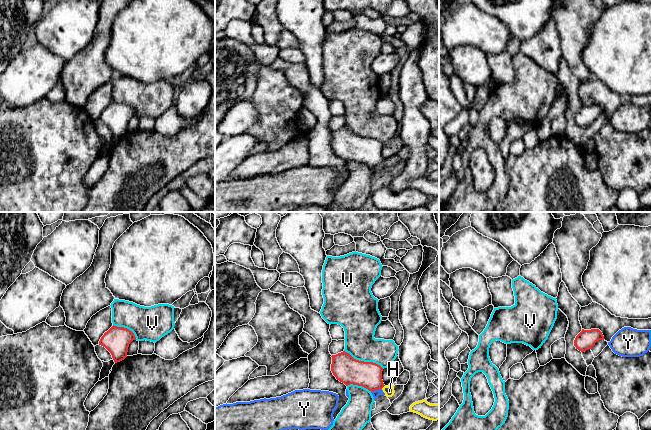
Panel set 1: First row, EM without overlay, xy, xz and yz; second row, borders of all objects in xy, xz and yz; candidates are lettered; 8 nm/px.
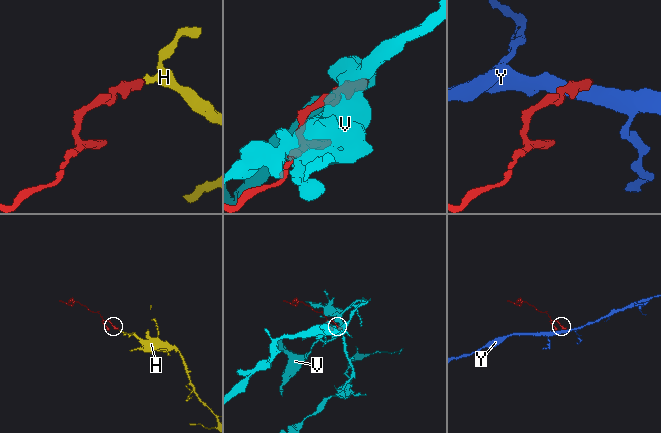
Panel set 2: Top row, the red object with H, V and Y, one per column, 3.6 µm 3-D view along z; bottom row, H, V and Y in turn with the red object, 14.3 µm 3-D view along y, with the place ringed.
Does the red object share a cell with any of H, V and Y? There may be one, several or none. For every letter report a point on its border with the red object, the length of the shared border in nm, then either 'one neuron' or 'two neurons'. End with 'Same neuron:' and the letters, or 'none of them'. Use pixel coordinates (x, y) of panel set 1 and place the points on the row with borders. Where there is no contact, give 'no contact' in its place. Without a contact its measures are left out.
H: meets red in xz at (382, 387); contact 40 nm long; one neuron
V: meets red in xz at (363, 361); contact 360 nm long; two neurons
Y: meets red in xz at (376, 389); contact 90 nm long; two neurons
Same neuron: H

